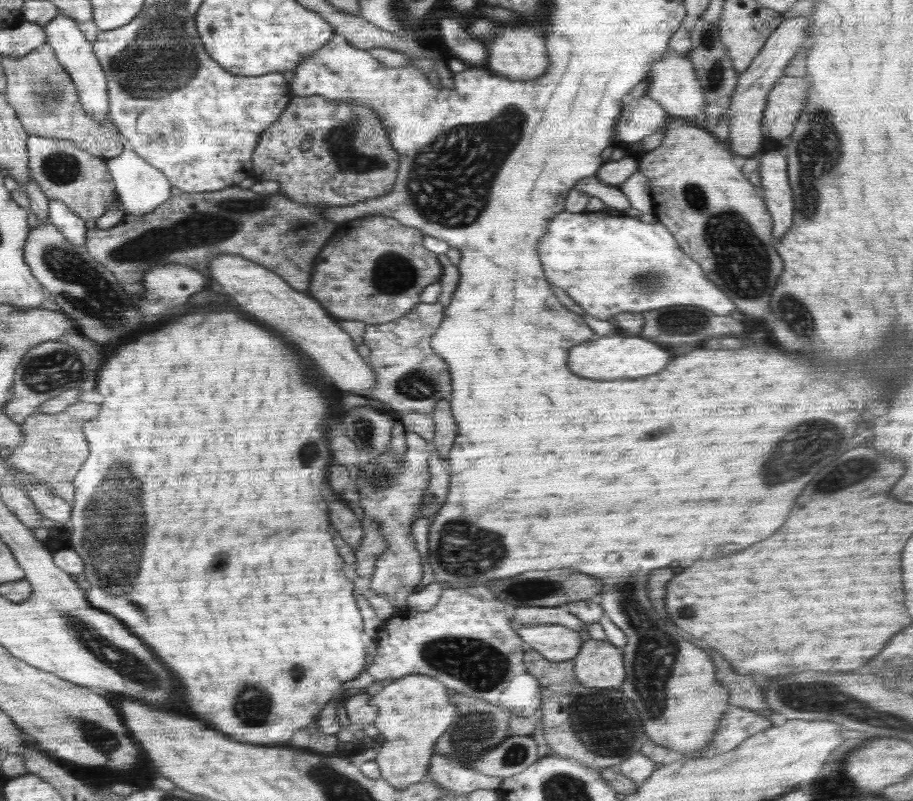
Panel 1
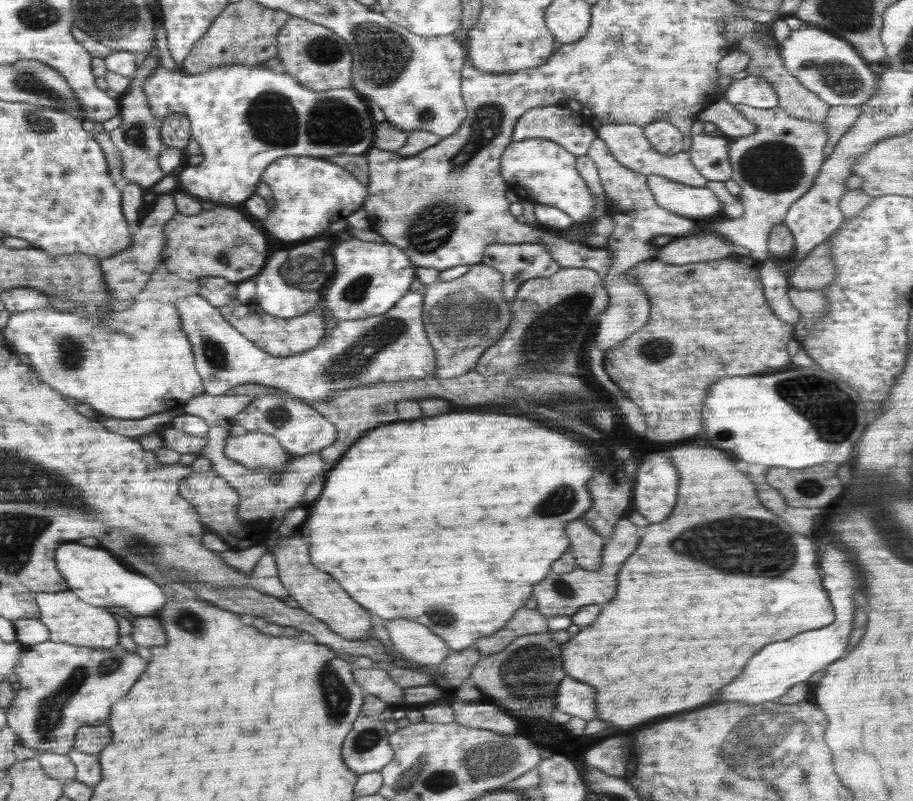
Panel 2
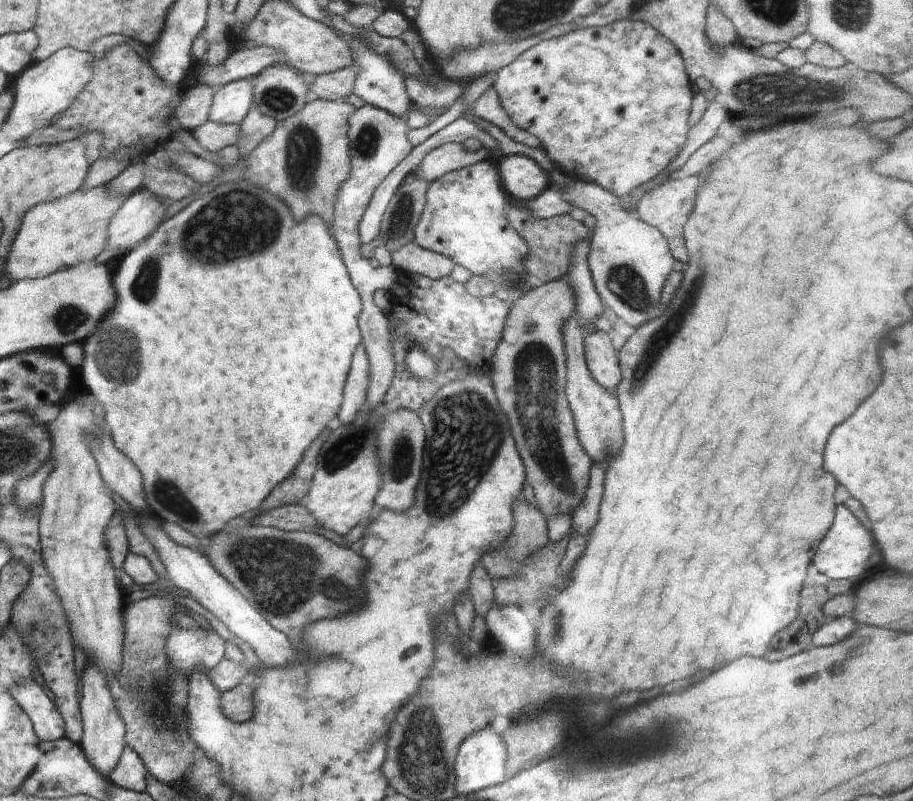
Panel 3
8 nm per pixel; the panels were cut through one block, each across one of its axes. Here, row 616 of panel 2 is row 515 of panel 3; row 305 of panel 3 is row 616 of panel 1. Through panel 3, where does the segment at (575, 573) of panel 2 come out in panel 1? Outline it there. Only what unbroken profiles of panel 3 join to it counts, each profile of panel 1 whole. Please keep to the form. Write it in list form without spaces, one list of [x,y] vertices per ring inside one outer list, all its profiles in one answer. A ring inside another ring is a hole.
[[[518,606],[515,607],[512,624],[520,625],[562,625],[570,630],[584,630],[587,623],[581,621],[577,616],[570,614],[564,606],[542,608],[540,606]]]

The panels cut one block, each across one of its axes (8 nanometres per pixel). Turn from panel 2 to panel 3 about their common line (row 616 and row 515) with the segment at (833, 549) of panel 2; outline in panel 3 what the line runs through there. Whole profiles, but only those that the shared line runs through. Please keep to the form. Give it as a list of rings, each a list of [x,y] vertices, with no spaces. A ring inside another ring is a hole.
[[[835,506],[835,517],[830,530],[826,536],[823,536],[820,544],[818,544],[816,554],[812,559],[814,568],[826,575],[829,579],[846,578],[856,580],[858,576],[868,570],[866,560],[870,556],[870,548],[872,548],[872,536],[870,532],[854,518],[854,514],[844,506]]]

